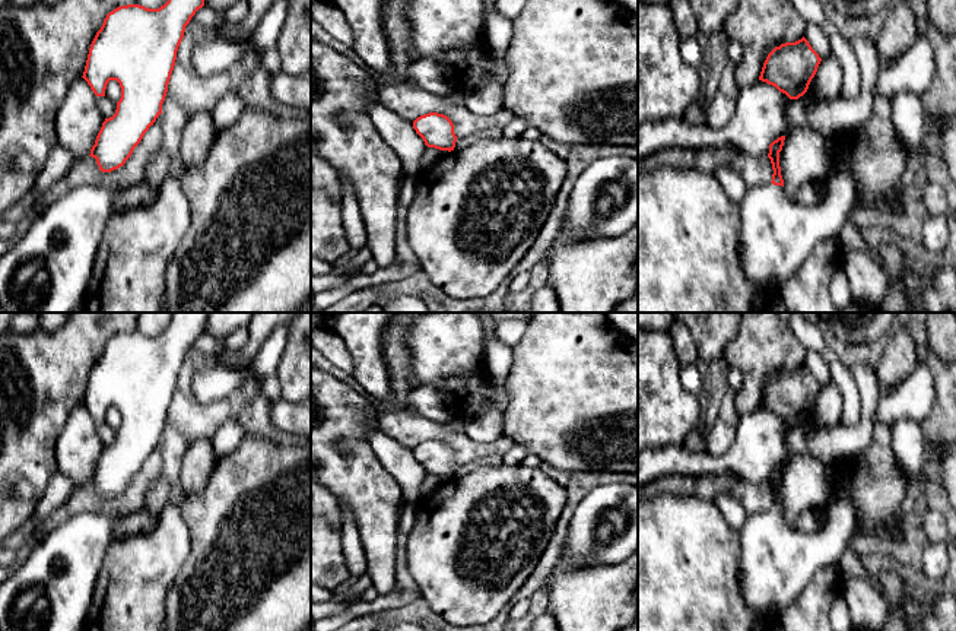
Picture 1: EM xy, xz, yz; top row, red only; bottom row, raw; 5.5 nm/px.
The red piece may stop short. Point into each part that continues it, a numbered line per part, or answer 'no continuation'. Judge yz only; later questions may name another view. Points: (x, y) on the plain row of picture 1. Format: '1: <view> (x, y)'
1: yz (777, 563)

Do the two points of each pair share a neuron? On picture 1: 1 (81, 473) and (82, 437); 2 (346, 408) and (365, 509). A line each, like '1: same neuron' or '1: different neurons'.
1: same neuron
2: same neuron

